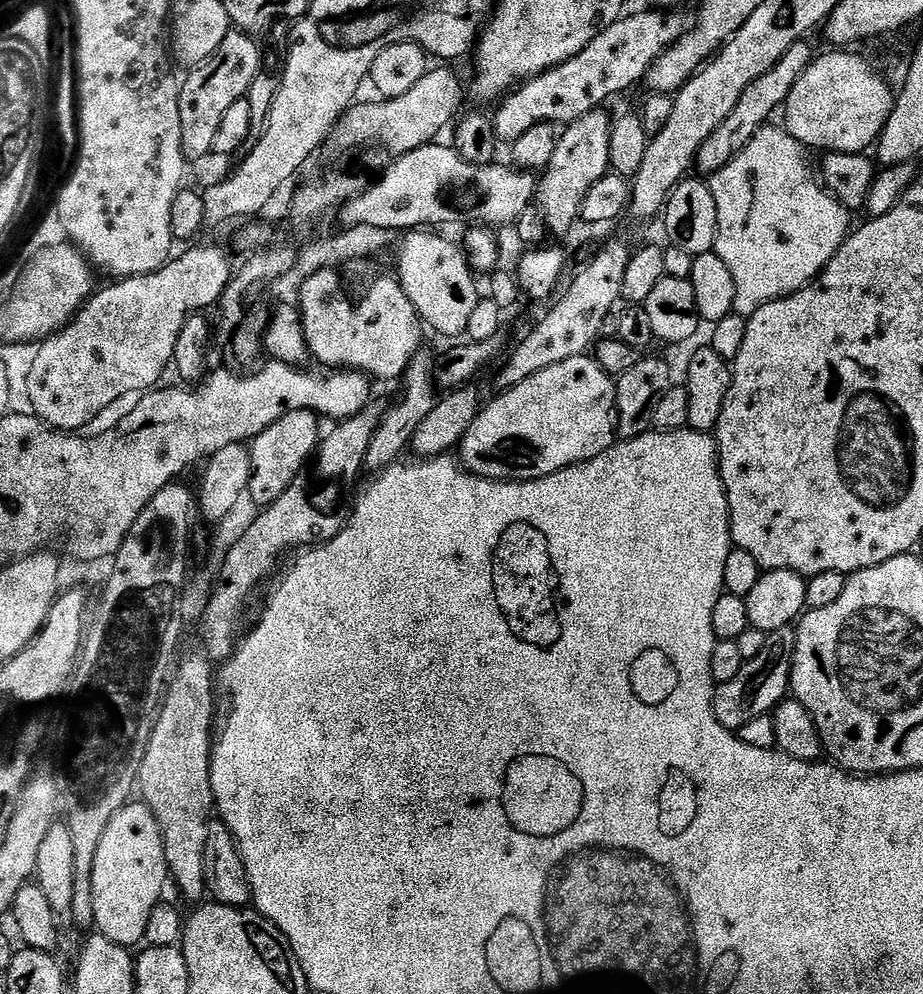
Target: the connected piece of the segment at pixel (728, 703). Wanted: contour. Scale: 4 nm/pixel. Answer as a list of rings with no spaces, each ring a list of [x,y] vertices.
[[[795,627],[780,628],[771,633],[768,644],[758,658],[745,660],[742,670],[730,682],[719,685],[711,693],[710,711],[726,730],[739,730],[759,716],[767,716],[789,695],[792,683],[792,659],[796,645]]]

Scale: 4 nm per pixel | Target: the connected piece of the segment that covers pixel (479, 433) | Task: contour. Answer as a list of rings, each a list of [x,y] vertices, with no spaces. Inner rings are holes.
[[[591,355],[566,358],[566,362],[558,362],[558,366],[546,366],[546,370],[530,374],[526,382],[518,382],[518,386],[503,389],[496,395],[500,396],[481,407],[478,418],[474,418],[470,430],[466,430],[464,439],[458,445],[460,463],[488,480],[537,480],[580,464],[583,460],[598,458],[598,454],[610,450],[617,443],[614,419],[616,380]]]

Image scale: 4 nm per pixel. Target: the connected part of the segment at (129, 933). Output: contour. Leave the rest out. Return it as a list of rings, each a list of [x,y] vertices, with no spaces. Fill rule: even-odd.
[[[143,802],[125,804],[122,810],[118,810],[118,814],[114,814],[114,818],[110,818],[110,826],[106,826],[102,842],[98,842],[98,854],[94,854],[94,918],[99,935],[105,936],[110,942],[121,944],[123,948],[135,949],[135,944],[144,940],[146,922],[150,922],[150,914],[161,903],[164,883],[168,884],[169,880],[163,838],[154,814]]]

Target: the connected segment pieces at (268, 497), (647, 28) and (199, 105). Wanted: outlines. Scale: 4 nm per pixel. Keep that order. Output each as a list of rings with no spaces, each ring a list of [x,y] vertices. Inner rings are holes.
[[[294,410],[290,414],[278,418],[278,422],[274,422],[274,426],[262,430],[262,434],[258,434],[255,440],[251,441],[252,473],[247,491],[250,500],[252,496],[254,503],[260,504],[259,506],[267,506],[278,502],[278,498],[282,498],[282,494],[286,494],[290,482],[294,482],[294,478],[298,478],[298,474],[304,471],[305,464],[312,459],[316,445],[322,439],[320,423],[322,420],[317,413]]]
[[[643,11],[636,12],[633,16],[628,16],[629,14],[621,15],[620,19],[613,20],[609,28],[605,28],[603,32],[594,37],[590,46],[586,46],[586,50],[582,50],[574,58],[554,66],[549,72],[525,80],[523,84],[511,89],[499,101],[498,107],[500,109],[494,112],[497,137],[501,141],[511,142],[522,138],[522,134],[526,134],[526,130],[530,130],[530,126],[535,124],[545,122],[555,122],[560,126],[573,124],[578,118],[582,118],[604,106],[608,96],[616,96],[619,92],[634,87],[639,80],[641,83],[647,77],[652,63],[660,57],[665,48],[671,46],[686,31],[686,23],[684,24],[683,18],[679,16],[681,14],[679,11]]]
[[[231,30],[222,44],[204,64],[193,67],[188,77],[183,77],[178,98],[178,114],[182,118],[182,150],[185,161],[204,160],[213,155],[216,137],[222,118],[234,102],[247,97],[256,75],[262,71],[260,48],[255,39],[245,32]]]

